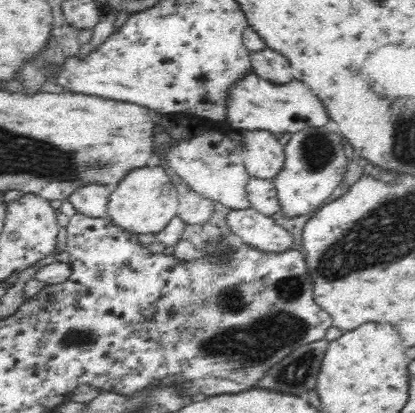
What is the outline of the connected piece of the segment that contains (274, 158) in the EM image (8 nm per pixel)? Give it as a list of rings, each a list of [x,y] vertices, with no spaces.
[[[266,129],[241,131],[239,150],[252,177],[271,179],[285,161],[284,145]]]

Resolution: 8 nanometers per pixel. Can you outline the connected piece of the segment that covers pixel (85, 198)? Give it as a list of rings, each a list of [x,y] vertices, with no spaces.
[[[98,182],[75,188],[66,200],[74,205],[78,213],[91,217],[106,217],[113,186]]]

